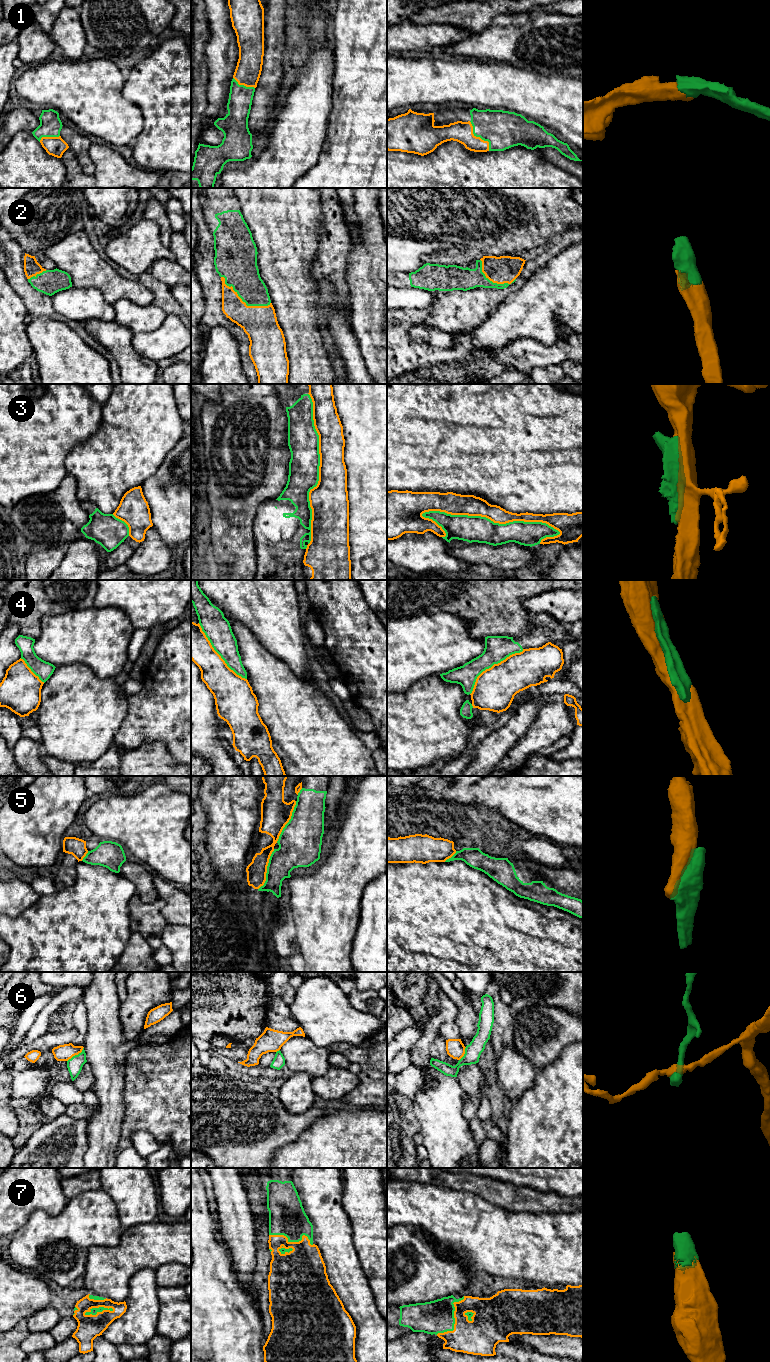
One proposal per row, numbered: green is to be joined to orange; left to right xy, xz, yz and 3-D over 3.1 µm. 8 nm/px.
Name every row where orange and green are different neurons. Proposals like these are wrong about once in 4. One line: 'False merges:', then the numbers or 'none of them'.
False merges: 3, 4, 5, 6

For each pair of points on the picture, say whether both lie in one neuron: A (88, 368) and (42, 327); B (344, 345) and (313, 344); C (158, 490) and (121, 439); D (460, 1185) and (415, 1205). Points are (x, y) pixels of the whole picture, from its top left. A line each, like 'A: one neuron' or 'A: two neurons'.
A: one neuron
B: two neurons
C: two neurons
D: two neurons

